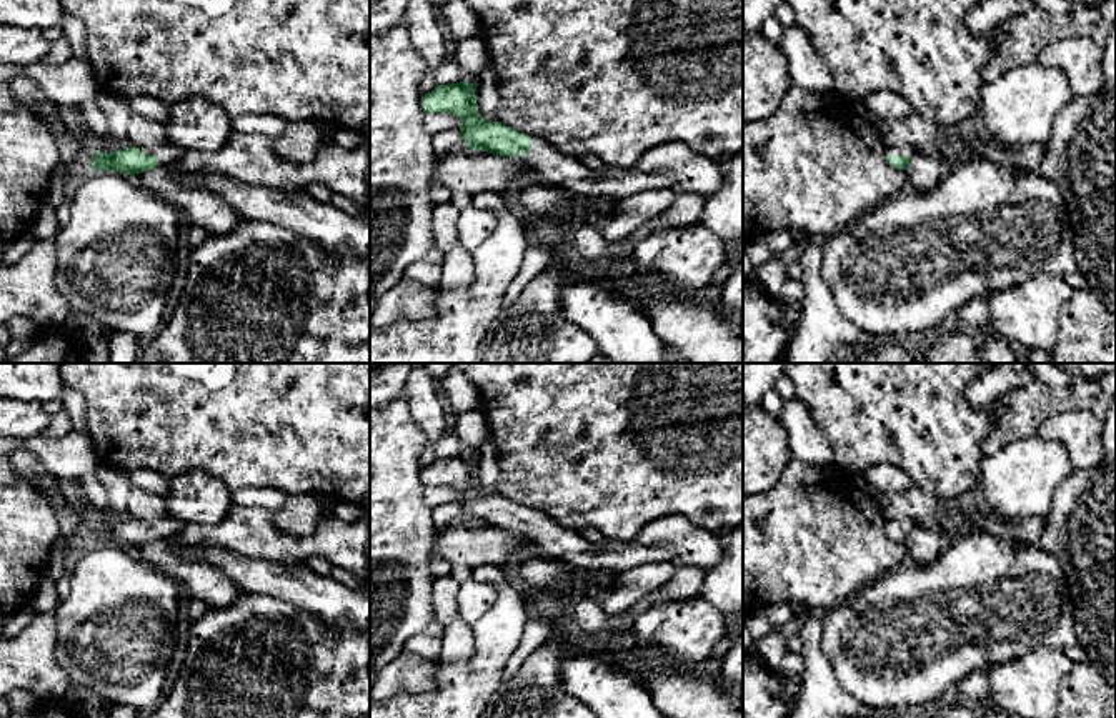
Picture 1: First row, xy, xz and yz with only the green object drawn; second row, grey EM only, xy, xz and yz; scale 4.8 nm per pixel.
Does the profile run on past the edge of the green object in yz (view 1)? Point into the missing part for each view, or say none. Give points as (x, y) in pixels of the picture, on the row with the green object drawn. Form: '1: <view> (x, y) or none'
1: yz (906, 150)

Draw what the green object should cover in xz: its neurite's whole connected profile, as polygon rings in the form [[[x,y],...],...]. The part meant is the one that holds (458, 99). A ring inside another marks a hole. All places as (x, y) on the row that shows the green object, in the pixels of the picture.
[[[468,80],[436,85],[421,95],[421,107],[425,113],[455,115],[465,147],[525,160],[540,182],[575,197],[623,200],[638,192],[673,190],[708,200],[723,185],[723,172],[715,160],[698,155],[685,143],[656,145],[631,167],[605,165],[601,170],[590,170],[580,158],[568,157],[540,138],[526,137],[496,120],[481,120],[473,83]]]

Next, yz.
[[[909,145],[903,147],[886,147],[886,160],[896,170],[904,170],[909,158],[916,153],[916,150]]]

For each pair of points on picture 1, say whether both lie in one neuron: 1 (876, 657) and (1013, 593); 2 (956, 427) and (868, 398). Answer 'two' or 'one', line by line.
1: one
2: one

